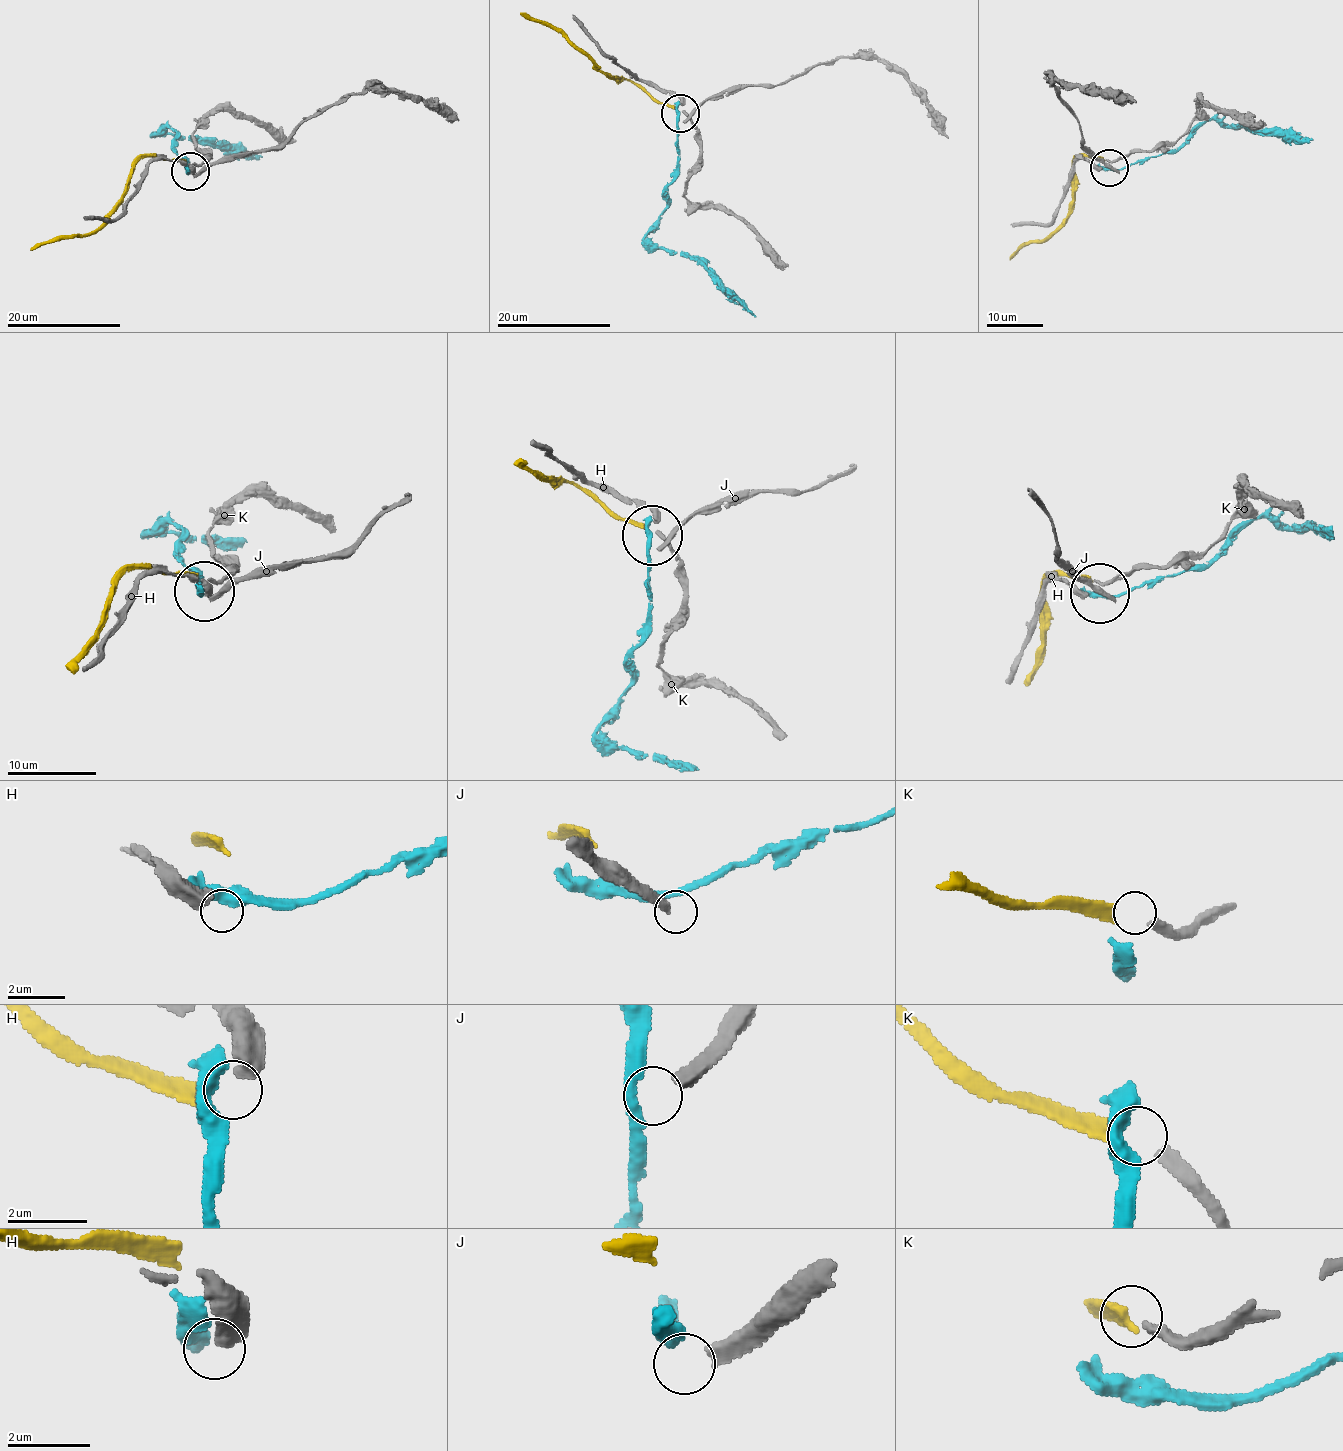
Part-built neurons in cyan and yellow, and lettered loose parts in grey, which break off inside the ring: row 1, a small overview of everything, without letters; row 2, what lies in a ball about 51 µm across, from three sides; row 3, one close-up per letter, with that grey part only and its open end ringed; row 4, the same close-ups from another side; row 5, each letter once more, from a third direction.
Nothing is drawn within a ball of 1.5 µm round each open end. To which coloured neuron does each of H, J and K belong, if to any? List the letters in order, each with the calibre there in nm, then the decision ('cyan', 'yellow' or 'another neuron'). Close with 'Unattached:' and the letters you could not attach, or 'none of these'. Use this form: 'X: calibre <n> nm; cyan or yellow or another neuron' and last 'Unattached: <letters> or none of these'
H: calibre 500 nm; cyan
J: calibre 360 nm; another neuron
K: calibre 320 nm; yellow
Unattached: J

